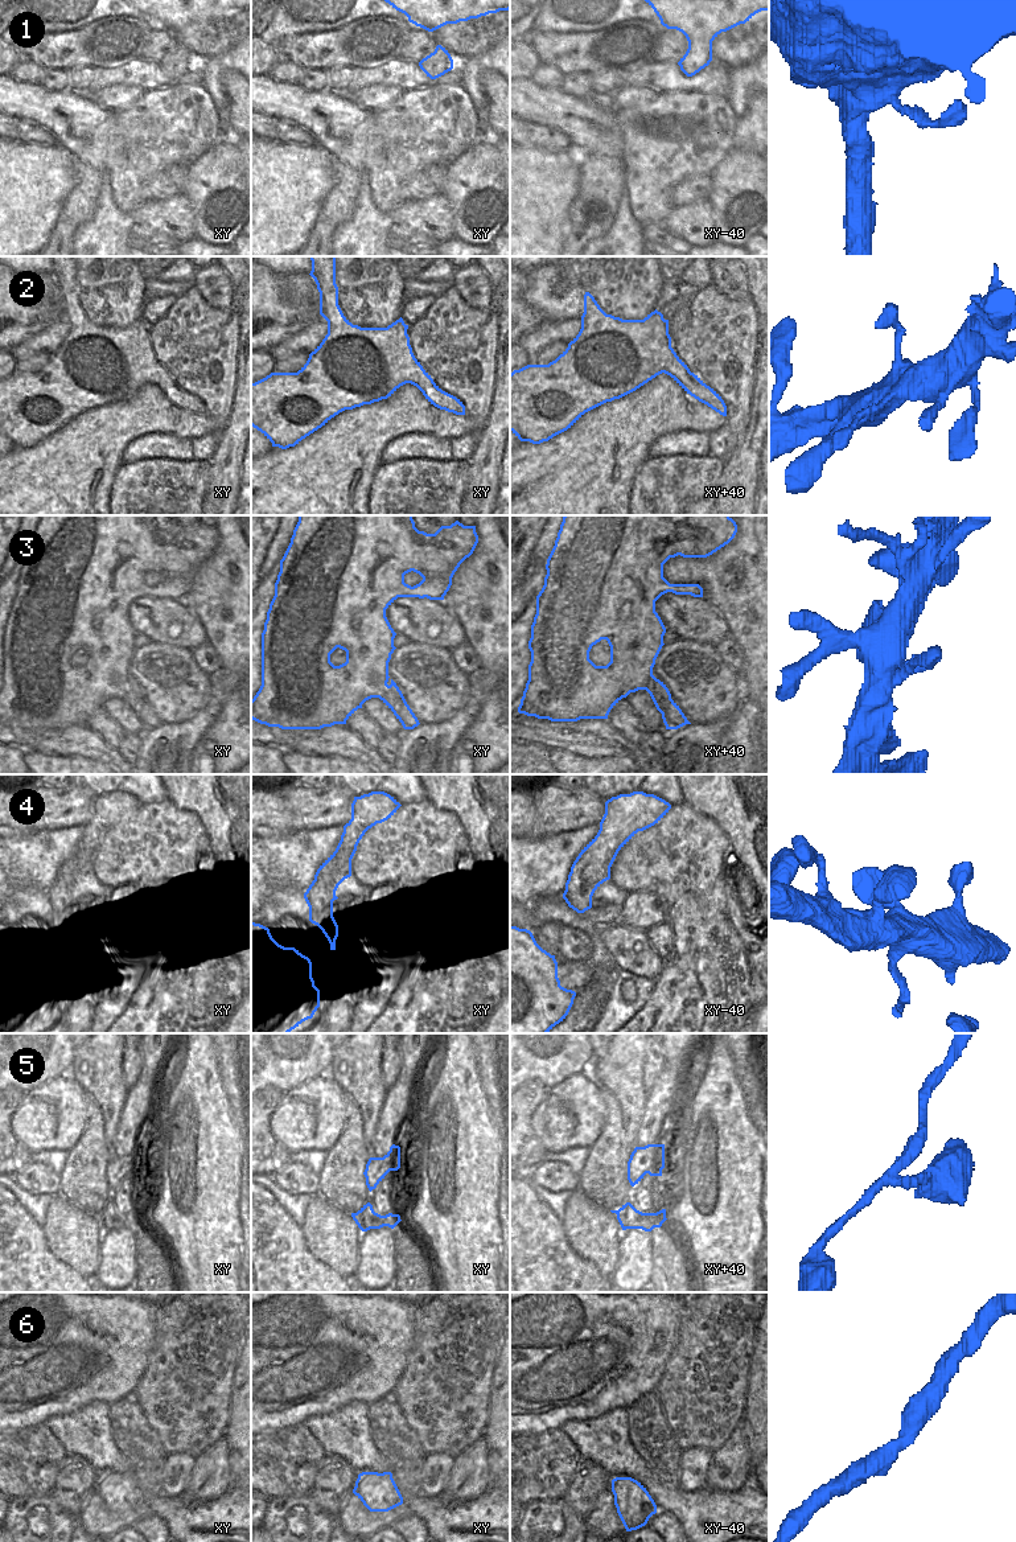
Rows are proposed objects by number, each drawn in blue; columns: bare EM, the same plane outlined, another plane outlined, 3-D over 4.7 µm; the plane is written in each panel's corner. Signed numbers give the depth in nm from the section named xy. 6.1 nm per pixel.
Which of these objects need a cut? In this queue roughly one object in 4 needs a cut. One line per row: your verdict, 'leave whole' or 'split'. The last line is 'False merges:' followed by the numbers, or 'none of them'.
1: split
2: leave whole
3: leave whole
4: leave whole
5: split
6: leave whole
False merges: 1, 5

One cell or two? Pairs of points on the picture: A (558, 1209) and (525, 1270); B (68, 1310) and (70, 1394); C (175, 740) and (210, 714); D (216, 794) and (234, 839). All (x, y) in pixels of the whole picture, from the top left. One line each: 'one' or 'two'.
A: two
B: one
C: one
D: one

